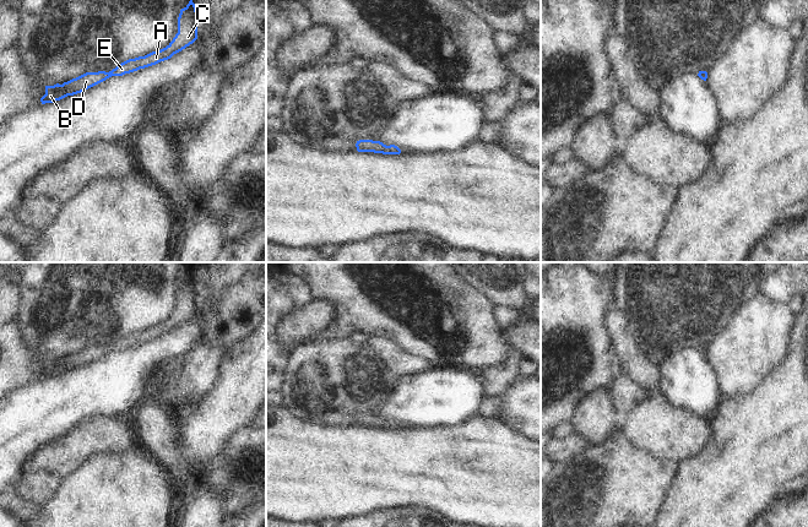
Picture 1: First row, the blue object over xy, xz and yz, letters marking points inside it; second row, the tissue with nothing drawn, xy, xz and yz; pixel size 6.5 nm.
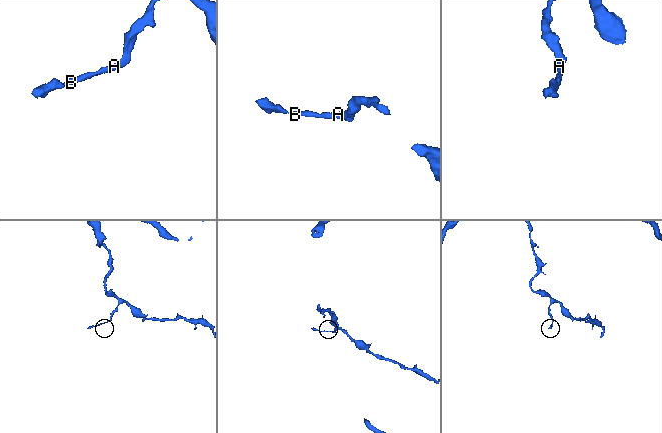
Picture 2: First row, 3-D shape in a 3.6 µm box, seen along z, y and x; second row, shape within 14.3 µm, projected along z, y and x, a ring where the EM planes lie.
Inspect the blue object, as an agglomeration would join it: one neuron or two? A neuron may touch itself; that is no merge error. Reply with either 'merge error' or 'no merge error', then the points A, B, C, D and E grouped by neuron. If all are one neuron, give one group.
no merge error; groups A B C D E

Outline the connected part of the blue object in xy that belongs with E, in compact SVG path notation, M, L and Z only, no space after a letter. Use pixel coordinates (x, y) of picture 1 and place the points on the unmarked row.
M192 275L180 284L178 292L178 308L173 315L163 324L152 326L145 331L129 333L119 338L109 347L86 347L63 359L45 360L45 369L40 373L42 379L60 375L67 370L81 368L112 351L123 351L156 339L161 336L170 333L174 328L181 326L197 314L197 286Z

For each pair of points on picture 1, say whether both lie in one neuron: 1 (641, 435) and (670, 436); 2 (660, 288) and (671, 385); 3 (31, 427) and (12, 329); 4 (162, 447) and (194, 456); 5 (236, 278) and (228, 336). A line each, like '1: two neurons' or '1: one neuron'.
1: one neuron
2: two neurons
3: two neurons
4: two neurons
5: one neuron

